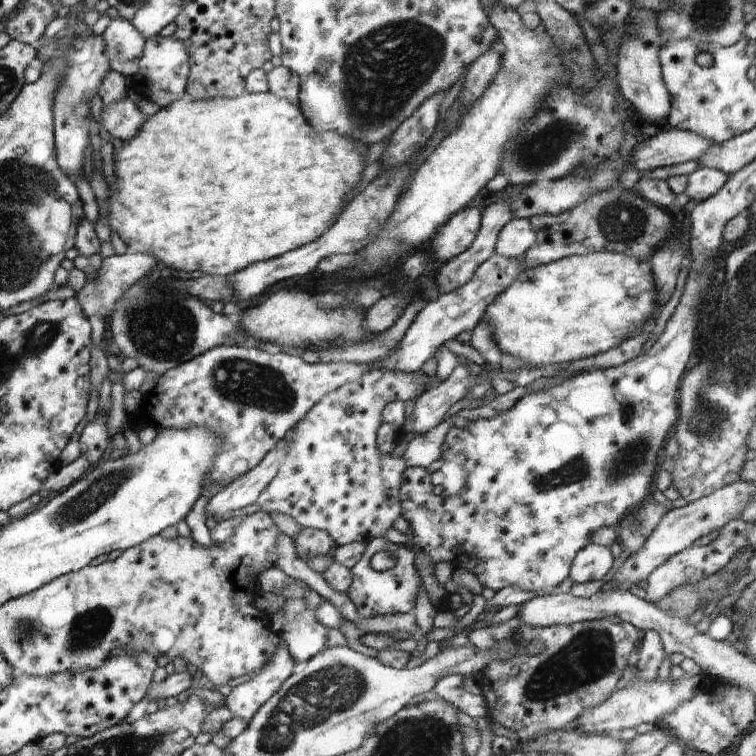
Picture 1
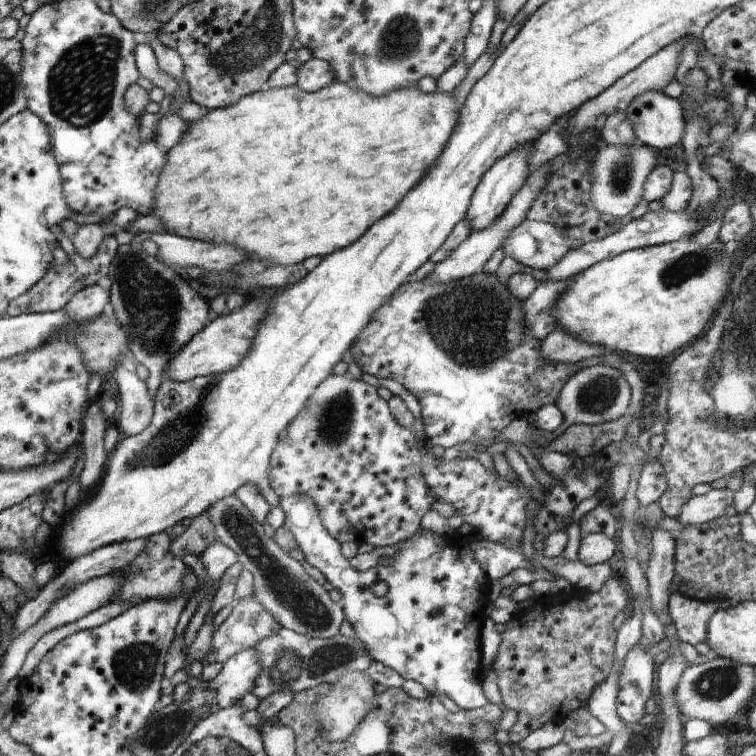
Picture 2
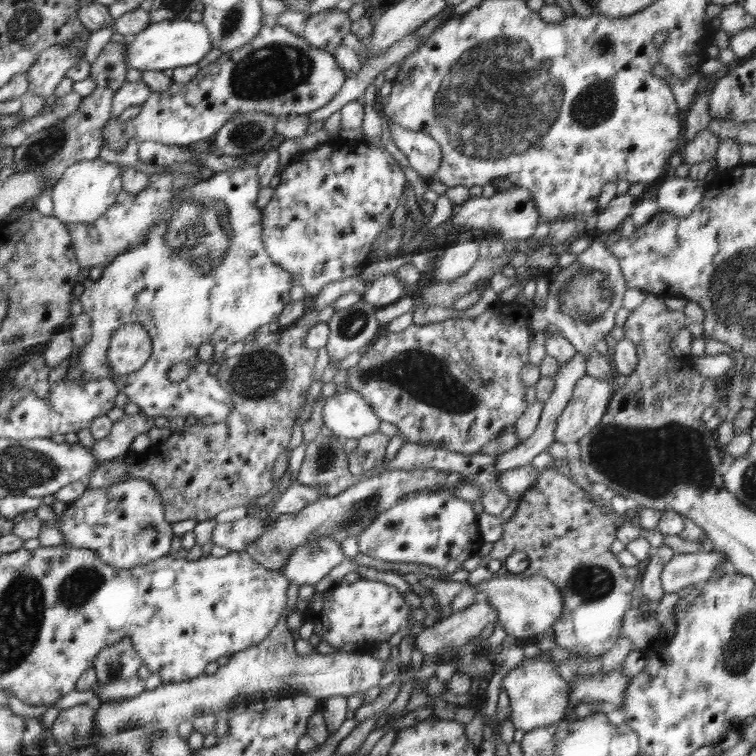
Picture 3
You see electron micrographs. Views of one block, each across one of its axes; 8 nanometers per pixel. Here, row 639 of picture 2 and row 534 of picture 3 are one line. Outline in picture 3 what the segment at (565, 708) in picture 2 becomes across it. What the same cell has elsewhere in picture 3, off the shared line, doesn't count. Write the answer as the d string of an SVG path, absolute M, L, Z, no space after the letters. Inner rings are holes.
M555 467L539 472L534 485L522 497L519 497L519 501L515 514L503 522L501 537L493 542L492 550L481 558L478 567L469 572L467 582L469 585L478 585L483 581L502 577L508 572L506 558L514 552L525 552L529 564L519 576L523 578L542 576L550 580L564 597L562 618L552 624L556 646L570 649L572 654L578 657L603 656L614 647L619 638L624 615L631 608L632 590L637 584L637 568L622 566L610 551L617 532L612 516L605 515L597 505L590 501L584 489L572 483L571 477L561 474ZM490 560L501 562L501 568L497 572L490 572L488 569Z

